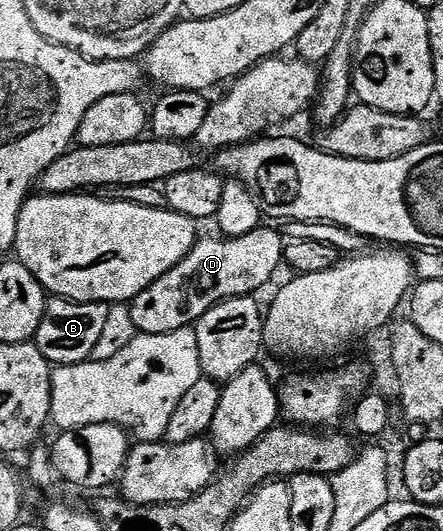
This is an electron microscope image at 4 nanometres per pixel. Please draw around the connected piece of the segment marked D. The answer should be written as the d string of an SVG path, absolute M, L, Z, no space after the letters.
M261 225L255 231L246 233L237 239L227 237L215 237L216 239L197 238L196 244L190 249L190 253L174 269L167 271L158 281L154 281L138 297L131 300L132 323L135 330L141 335L157 335L158 333L174 333L174 329L191 327L199 323L200 319L210 310L228 299L252 297L260 291L276 275L276 270L281 270L284 262L284 249L286 239L279 230L276 231L267 225Z

